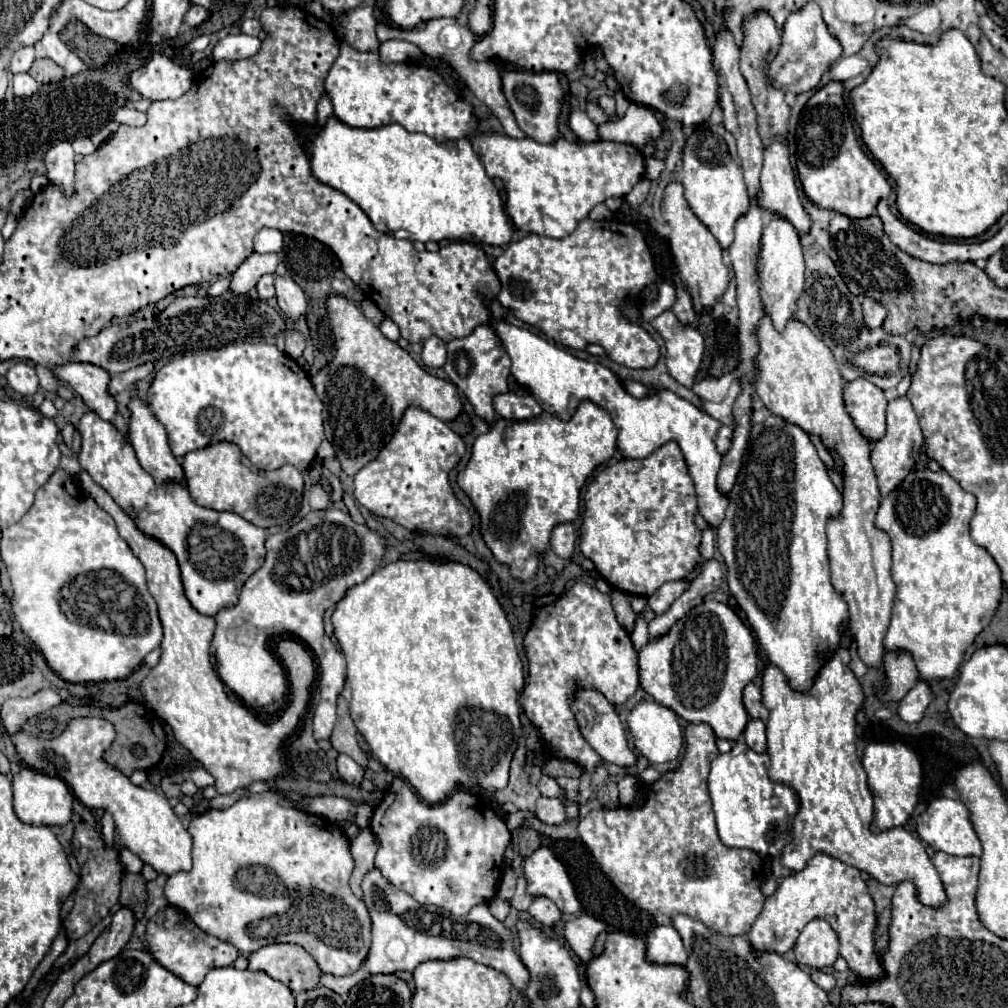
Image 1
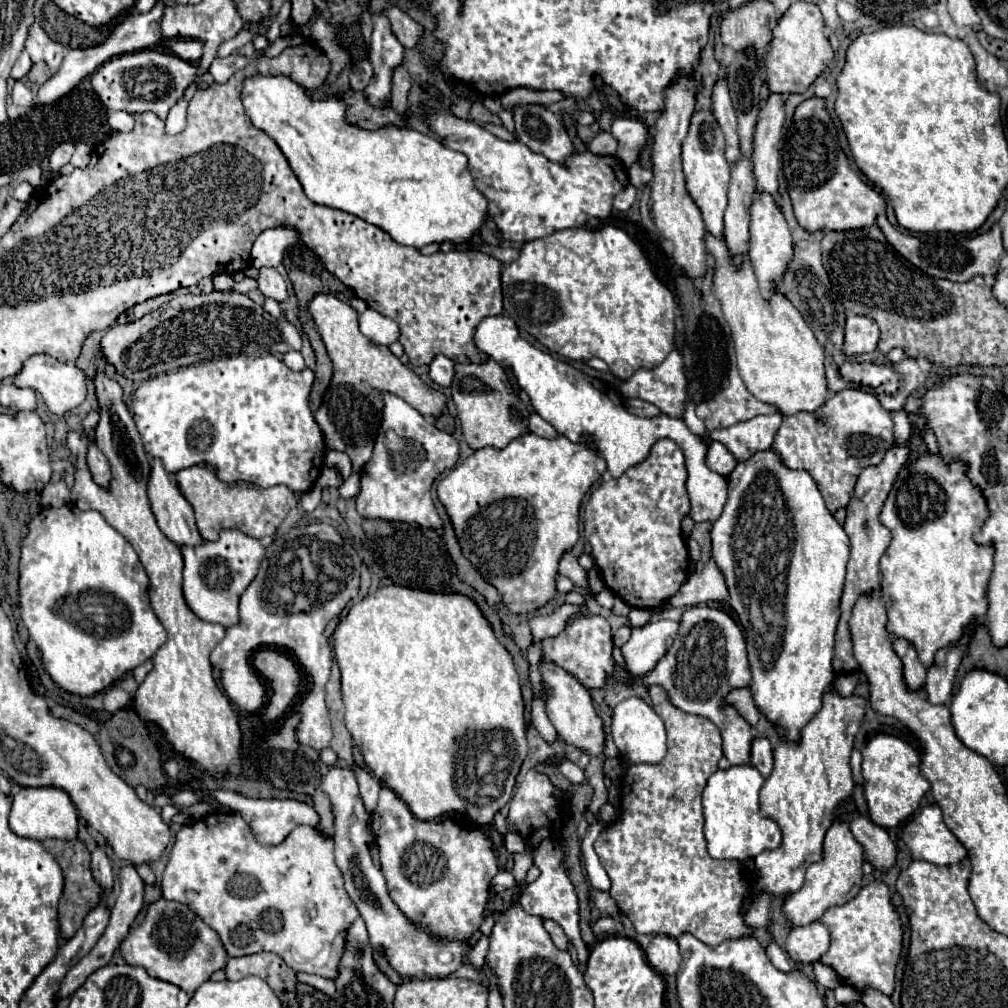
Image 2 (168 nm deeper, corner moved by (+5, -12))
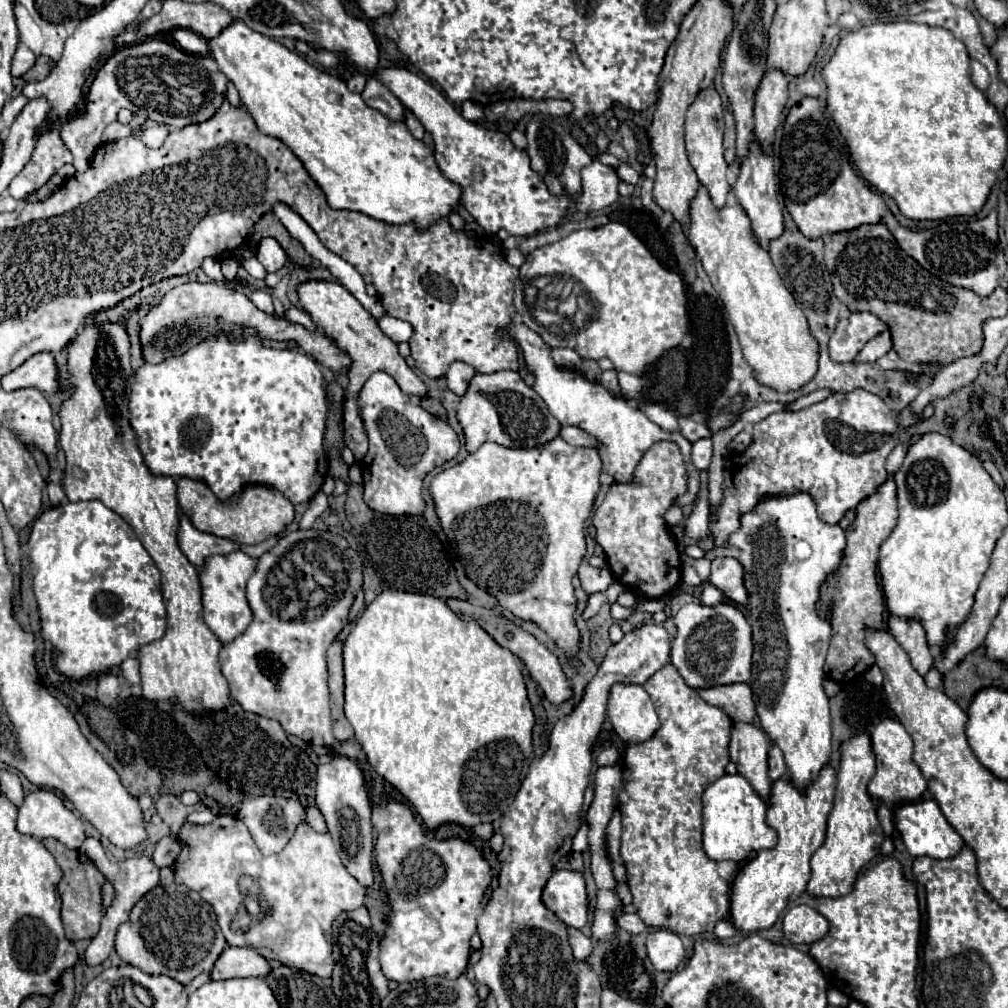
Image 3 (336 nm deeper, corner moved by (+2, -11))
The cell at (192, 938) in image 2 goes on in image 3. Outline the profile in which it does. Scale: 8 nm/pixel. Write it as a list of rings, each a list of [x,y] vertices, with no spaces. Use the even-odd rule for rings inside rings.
[[[180,883],[150,889],[116,933],[116,953],[124,963],[148,975],[168,975],[182,985],[188,985],[200,973],[208,973],[226,947],[214,909],[196,891]]]

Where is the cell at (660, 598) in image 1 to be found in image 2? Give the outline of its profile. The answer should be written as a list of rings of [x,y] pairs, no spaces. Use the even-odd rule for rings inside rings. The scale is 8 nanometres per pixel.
[[[713,560],[705,566],[701,574],[691,574],[687,582],[679,588],[675,596],[671,596],[669,604],[673,608],[685,608],[685,606],[697,606],[711,600],[723,600],[727,596],[727,586],[723,580],[723,574],[715,566]]]

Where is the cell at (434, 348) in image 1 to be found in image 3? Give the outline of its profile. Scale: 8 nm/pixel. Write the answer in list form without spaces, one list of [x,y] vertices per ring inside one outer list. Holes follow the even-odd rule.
[[[460,361],[452,363],[450,369],[448,369],[448,373],[446,373],[448,389],[462,397],[462,395],[466,393],[466,387],[468,387],[470,379],[472,379],[474,375],[476,375],[474,367],[470,367],[470,365],[466,365],[466,363],[460,363]]]

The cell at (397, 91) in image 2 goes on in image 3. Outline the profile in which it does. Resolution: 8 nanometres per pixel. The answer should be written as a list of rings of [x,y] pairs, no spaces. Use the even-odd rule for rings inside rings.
[[[406,111],[406,127],[410,129],[410,133],[416,137],[416,139],[424,139],[424,127],[422,127],[422,123],[410,113],[410,111]]]

